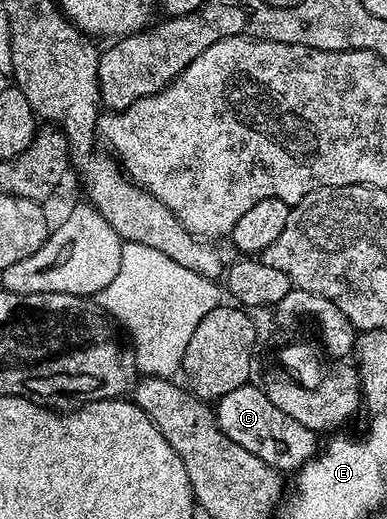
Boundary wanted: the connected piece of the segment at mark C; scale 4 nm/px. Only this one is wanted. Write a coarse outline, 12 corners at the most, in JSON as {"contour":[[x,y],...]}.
{"contour":[[254,383],[216,402],[220,431],[279,471],[314,460],[319,434]]}

